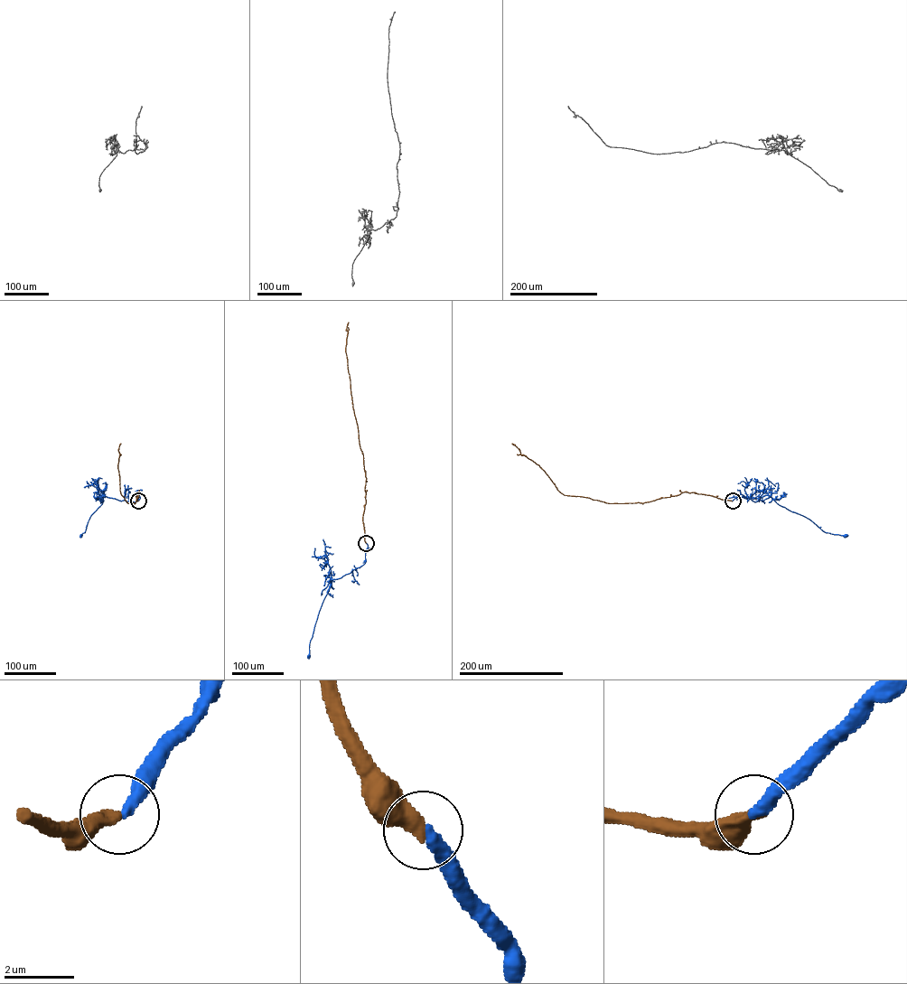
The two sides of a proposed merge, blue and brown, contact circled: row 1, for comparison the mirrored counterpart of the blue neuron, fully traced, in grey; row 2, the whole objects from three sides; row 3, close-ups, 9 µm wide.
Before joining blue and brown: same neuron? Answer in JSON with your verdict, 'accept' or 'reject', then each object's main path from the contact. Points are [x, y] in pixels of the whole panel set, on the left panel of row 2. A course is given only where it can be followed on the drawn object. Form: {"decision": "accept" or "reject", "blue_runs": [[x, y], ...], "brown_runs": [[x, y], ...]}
{"decision": "accept", "blue_runs": [[138, 501], [138, 494], [137, 500], [134, 501], [104, 495], [102, 503], [91, 515], [80, 536]], "brown_runs": [[138, 501], [135, 495], [137, 492], [135, 502], [130, 503], [120, 492], [117, 464], [120, 443]]}

